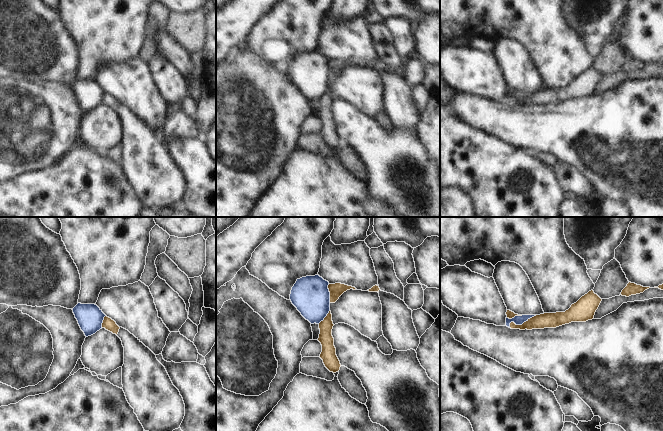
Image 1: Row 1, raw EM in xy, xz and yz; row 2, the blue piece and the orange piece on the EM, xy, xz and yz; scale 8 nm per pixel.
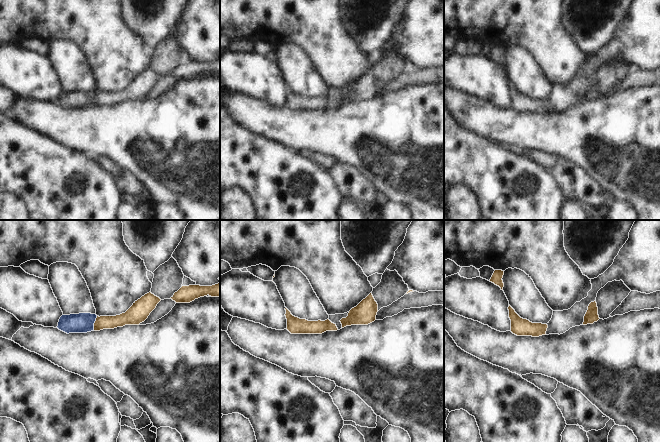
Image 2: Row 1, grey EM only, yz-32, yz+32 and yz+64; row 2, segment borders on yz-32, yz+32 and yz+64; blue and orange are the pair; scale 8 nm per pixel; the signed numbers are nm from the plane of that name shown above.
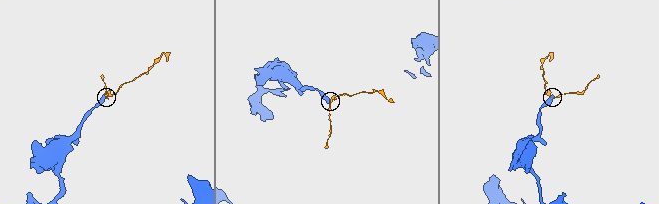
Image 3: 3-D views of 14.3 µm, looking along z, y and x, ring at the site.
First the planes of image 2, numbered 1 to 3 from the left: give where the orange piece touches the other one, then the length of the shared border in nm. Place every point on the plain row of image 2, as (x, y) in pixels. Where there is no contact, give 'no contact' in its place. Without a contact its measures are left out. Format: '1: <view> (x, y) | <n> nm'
1: yz-32 (94, 98) | 120 nm
2: no contact
3: no contact

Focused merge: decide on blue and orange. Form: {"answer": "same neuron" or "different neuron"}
{"answer": "different neuron"}

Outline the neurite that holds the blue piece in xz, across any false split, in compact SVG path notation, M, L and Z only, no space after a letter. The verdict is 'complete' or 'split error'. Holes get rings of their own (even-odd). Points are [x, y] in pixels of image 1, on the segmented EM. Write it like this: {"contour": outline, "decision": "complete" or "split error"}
{"contour": "M319 275L297 279L290 300L311 324L319 324L330 311L329 282Z", "decision": "complete"}

